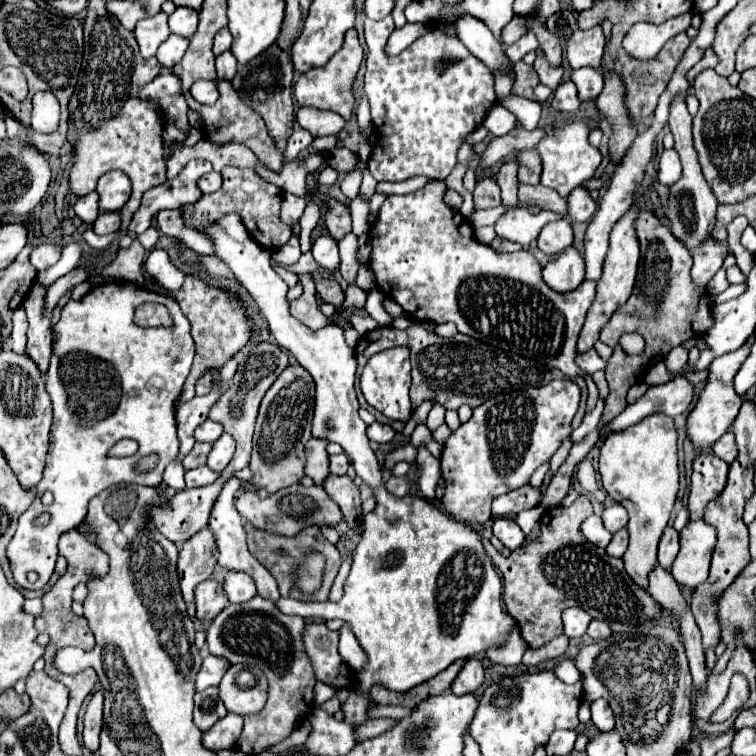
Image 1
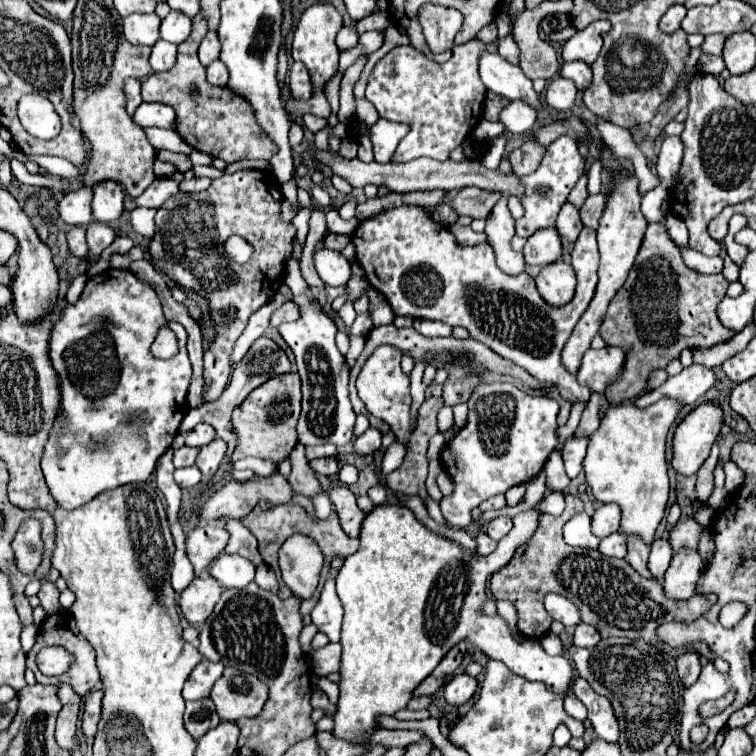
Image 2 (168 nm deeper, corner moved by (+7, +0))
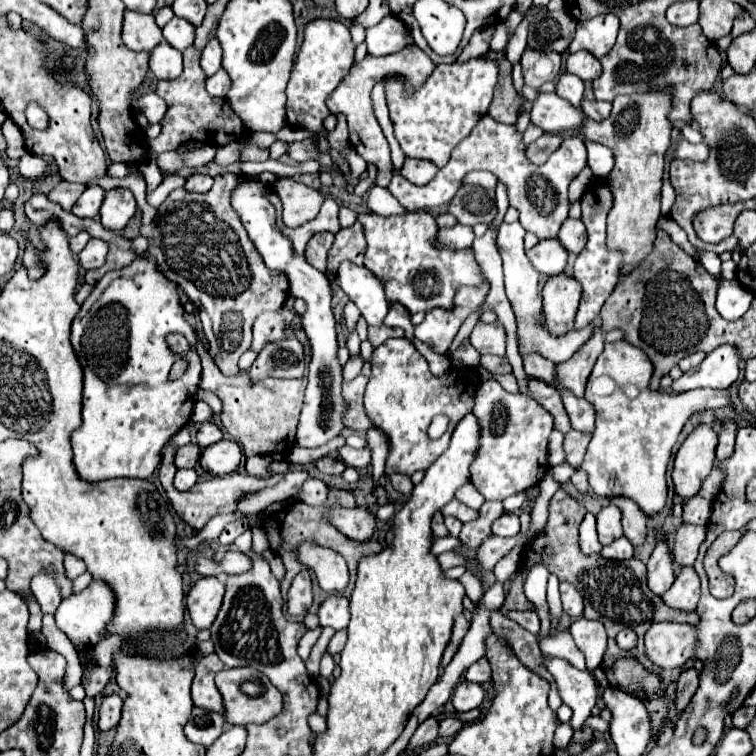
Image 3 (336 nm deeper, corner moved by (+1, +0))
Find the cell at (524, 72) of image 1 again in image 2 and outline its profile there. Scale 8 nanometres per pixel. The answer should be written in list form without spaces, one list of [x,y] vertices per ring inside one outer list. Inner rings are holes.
[[[488,93],[488,95],[486,95],[486,101],[484,101],[484,119],[496,121],[498,115],[500,115],[500,111],[502,111],[508,103],[510,103],[508,99],[504,99],[504,97],[496,95],[496,93]]]

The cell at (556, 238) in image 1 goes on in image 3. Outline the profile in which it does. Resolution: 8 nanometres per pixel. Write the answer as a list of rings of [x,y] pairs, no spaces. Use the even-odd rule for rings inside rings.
[[[546,239],[528,251],[528,259],[532,261],[532,265],[536,267],[538,273],[554,277],[554,275],[560,275],[564,271],[568,253],[560,245],[558,239]]]

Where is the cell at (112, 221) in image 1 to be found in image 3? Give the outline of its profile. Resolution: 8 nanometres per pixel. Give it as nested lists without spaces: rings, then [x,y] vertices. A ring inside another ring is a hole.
[[[90,239],[88,245],[80,251],[80,265],[84,269],[98,269],[104,265],[106,261],[106,253],[108,253],[108,247],[104,241],[100,239]]]

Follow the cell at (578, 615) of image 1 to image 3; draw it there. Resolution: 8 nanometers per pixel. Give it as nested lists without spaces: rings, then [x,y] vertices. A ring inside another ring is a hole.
[[[560,583],[560,593],[562,593],[564,611],[570,617],[580,617],[584,611],[584,601],[582,601],[582,595],[576,591],[576,587],[572,583]]]

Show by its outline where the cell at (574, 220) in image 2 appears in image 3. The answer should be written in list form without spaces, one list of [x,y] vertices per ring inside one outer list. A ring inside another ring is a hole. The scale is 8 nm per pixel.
[[[566,219],[560,227],[558,233],[558,241],[562,243],[562,247],[566,247],[568,253],[580,253],[586,245],[586,227],[580,219]]]

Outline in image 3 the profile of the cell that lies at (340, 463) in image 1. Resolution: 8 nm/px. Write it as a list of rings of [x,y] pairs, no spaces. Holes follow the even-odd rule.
[[[322,457],[322,459],[318,459],[316,467],[318,467],[318,471],[322,471],[326,475],[340,475],[346,469],[346,465],[342,461],[334,459],[334,457]]]

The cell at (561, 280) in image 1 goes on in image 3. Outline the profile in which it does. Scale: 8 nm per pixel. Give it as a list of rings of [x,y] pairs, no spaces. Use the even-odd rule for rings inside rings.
[[[566,275],[550,277],[542,289],[544,317],[550,335],[566,335],[574,329],[574,317],[578,311],[582,287],[576,279]]]

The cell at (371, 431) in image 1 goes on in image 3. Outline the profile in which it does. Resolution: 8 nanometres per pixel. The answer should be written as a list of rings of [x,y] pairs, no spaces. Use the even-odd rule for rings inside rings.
[[[344,445],[344,447],[340,447],[338,455],[342,457],[342,461],[348,467],[354,467],[354,469],[362,469],[362,467],[370,465],[370,447],[368,445],[364,449],[352,449],[352,447]]]

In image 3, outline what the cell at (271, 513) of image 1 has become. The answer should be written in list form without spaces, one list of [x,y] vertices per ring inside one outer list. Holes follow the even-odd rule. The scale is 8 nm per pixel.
[[[168,441],[162,449],[160,483],[162,483],[162,487],[166,489],[166,495],[168,495],[168,499],[170,499],[170,503],[172,503],[172,507],[174,507],[176,515],[178,515],[184,523],[188,523],[194,531],[200,531],[214,515],[232,513],[232,511],[236,509],[236,503],[238,503],[238,499],[240,499],[242,495],[260,491],[260,489],[264,489],[264,487],[274,487],[274,485],[284,477],[284,475],[276,473],[276,475],[270,475],[270,477],[266,477],[266,479],[260,479],[260,477],[252,477],[252,475],[238,475],[238,473],[234,473],[234,475],[226,475],[226,477],[214,477],[214,479],[210,479],[210,481],[198,481],[190,491],[180,493],[180,491],[176,491],[176,487],[174,487],[173,484],[173,474],[177,471],[173,463],[176,450],[177,447],[172,441]]]

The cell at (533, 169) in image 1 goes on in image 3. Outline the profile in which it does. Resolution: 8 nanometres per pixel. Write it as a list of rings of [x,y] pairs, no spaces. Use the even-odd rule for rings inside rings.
[[[544,133],[544,135],[538,137],[534,143],[528,145],[526,157],[528,157],[528,161],[532,161],[534,165],[542,165],[542,163],[546,163],[548,157],[560,147],[560,143],[562,143],[562,135]]]

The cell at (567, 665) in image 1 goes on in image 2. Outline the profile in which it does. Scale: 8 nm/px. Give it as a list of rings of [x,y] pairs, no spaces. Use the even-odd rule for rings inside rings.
[[[575,677],[571,683],[570,689],[588,709],[588,719],[592,721],[592,727],[596,731],[596,735],[604,741],[616,743],[616,735],[618,735],[618,721],[612,715],[612,707],[608,703],[608,699],[602,699],[600,695],[596,695],[592,691],[592,687],[588,685],[588,681],[582,677]]]

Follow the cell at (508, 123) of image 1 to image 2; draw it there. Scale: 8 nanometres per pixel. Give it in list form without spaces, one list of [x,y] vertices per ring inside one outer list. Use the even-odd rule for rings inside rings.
[[[512,101],[502,109],[498,121],[506,127],[506,133],[522,135],[526,131],[532,131],[534,121],[536,121],[536,111],[534,111],[534,107],[528,107],[522,101]]]

